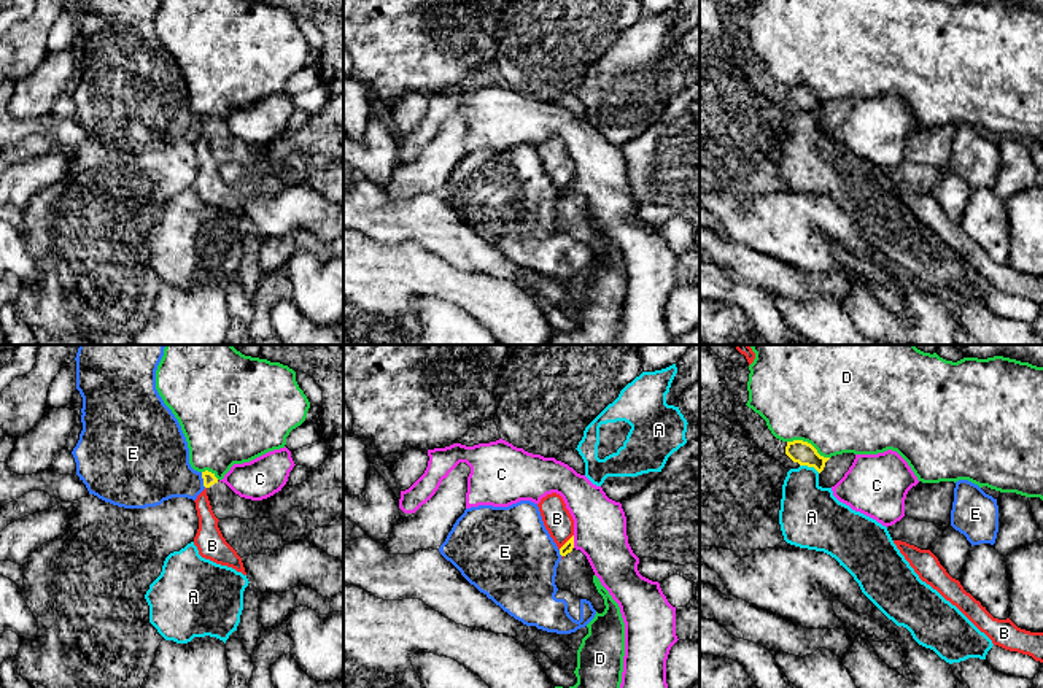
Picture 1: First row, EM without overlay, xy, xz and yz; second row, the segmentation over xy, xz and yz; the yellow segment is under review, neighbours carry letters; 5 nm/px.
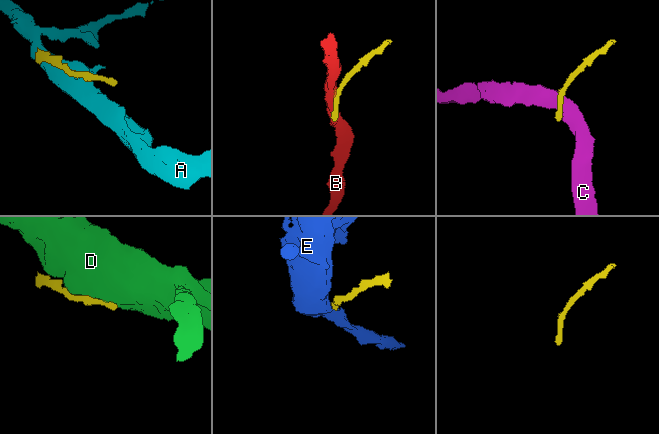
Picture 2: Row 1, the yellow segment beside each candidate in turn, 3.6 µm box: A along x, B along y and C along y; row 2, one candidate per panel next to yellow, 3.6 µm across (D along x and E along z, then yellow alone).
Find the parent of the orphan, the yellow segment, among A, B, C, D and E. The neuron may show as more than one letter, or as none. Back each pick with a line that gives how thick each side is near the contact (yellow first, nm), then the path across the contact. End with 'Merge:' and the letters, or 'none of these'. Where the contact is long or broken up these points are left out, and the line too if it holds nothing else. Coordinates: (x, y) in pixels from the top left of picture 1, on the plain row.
Merge: none of these

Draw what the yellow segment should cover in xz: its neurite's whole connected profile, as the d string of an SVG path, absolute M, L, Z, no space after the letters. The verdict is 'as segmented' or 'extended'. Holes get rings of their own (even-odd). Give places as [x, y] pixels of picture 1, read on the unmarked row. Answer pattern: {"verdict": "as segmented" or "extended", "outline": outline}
{"verdict": "extended", "outline": "M574 180L560 192L560 199L563 203L556 211L556 232L590 245L598 237L593 227L595 216L587 200L574 192Z"}

